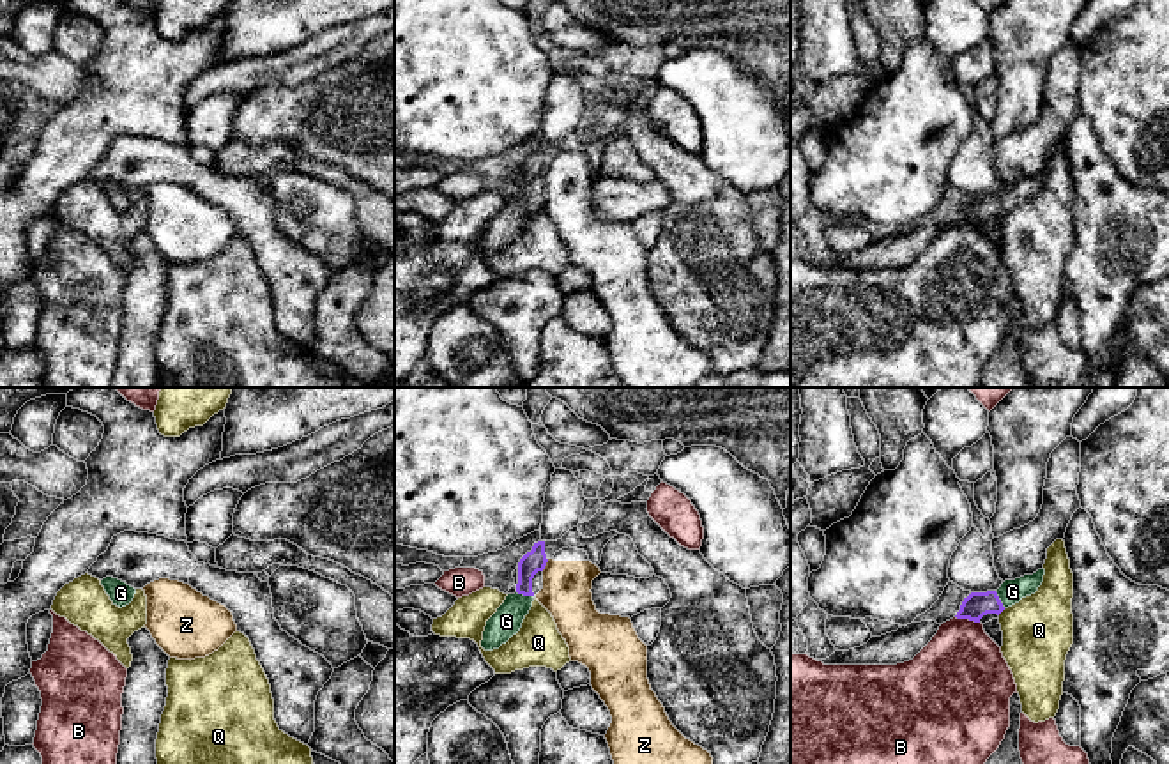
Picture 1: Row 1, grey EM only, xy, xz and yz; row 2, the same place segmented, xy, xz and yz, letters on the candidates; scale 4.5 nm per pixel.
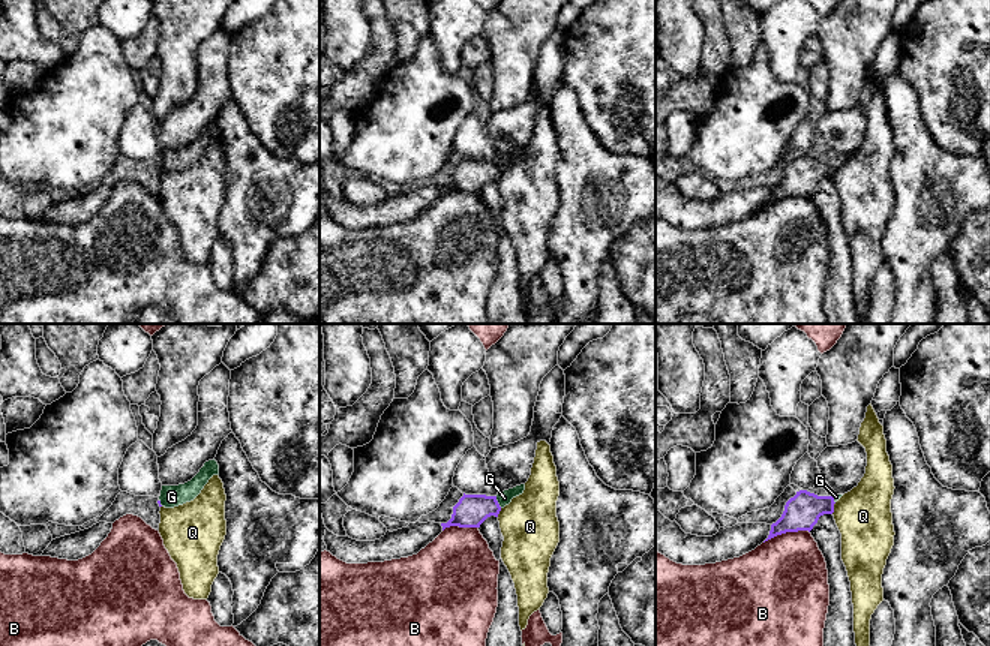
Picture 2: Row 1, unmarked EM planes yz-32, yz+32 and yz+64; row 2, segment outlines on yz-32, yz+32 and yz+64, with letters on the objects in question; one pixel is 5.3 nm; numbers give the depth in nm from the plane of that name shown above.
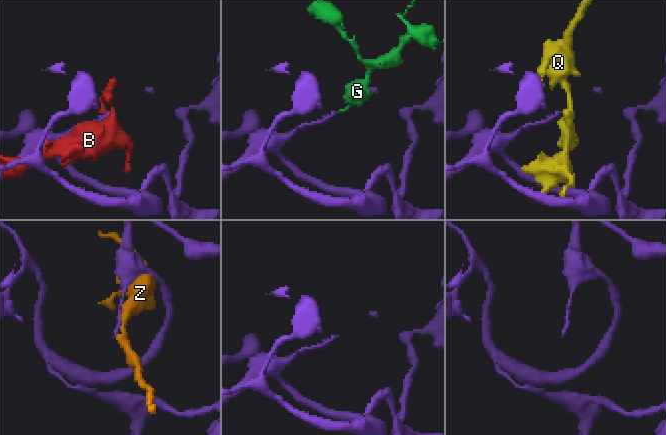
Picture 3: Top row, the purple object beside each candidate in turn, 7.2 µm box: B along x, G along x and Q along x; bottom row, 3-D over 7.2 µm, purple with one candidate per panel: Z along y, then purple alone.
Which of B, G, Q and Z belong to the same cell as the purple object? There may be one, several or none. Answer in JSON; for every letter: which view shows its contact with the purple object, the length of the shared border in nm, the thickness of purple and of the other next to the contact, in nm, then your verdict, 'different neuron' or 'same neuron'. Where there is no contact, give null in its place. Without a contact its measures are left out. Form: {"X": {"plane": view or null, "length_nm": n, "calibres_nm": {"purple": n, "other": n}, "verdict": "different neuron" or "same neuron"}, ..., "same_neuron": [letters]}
{"B": {"plane": "yz", "length_nm": 120, "calibres_nm": {"purple": 120, "other": 400}, "verdict": "different neuron"}, "G": {"plane": "xz", "length_nm": 80, "calibres_nm": {"purple": 100, "other": 140}, "verdict": "same neuron"}, "Q": {"plane": "yz", "length_nm": 50, "calibres_nm": {"purple": 120, "other": 320}, "verdict": "different neuron"}, "Z": {"plane": "xz", "length_nm": 70, "calibres_nm": {"purple": 100, "other": 220}, "verdict": "different neuron"}, "same_neuron": ["G"]}

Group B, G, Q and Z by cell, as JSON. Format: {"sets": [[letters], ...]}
{"sets": [["B"], ["G"], ["Q"], ["Z"]]}

